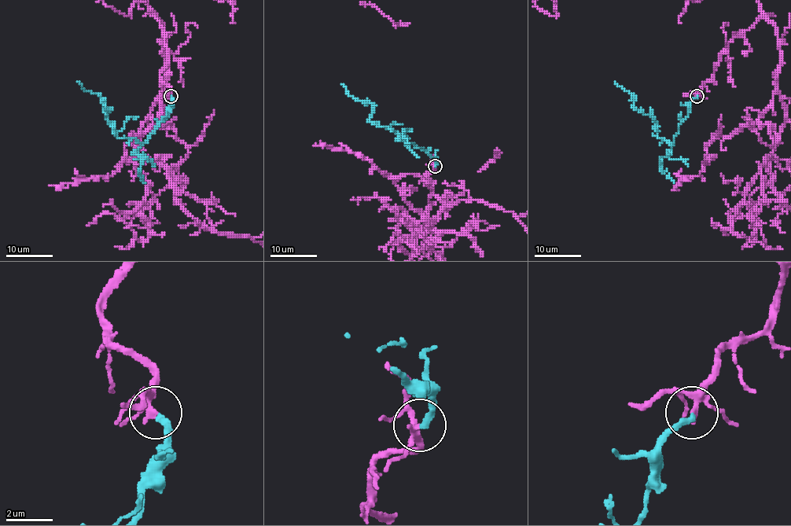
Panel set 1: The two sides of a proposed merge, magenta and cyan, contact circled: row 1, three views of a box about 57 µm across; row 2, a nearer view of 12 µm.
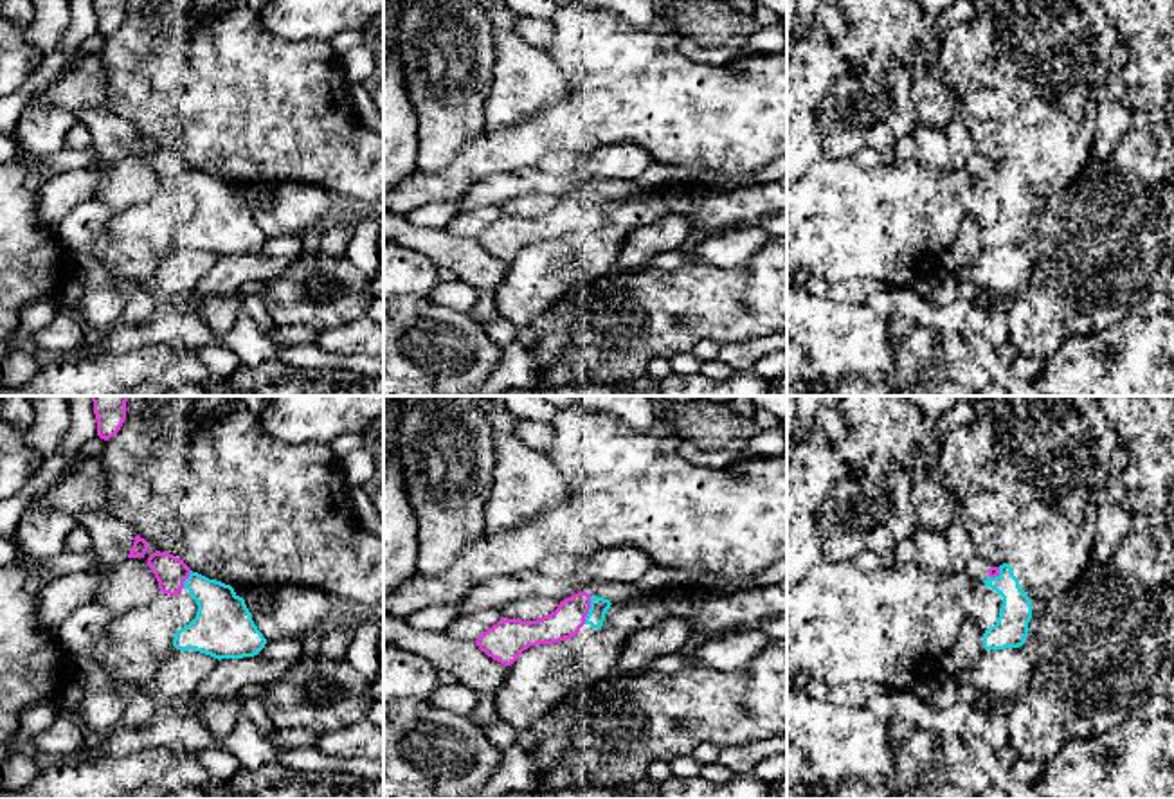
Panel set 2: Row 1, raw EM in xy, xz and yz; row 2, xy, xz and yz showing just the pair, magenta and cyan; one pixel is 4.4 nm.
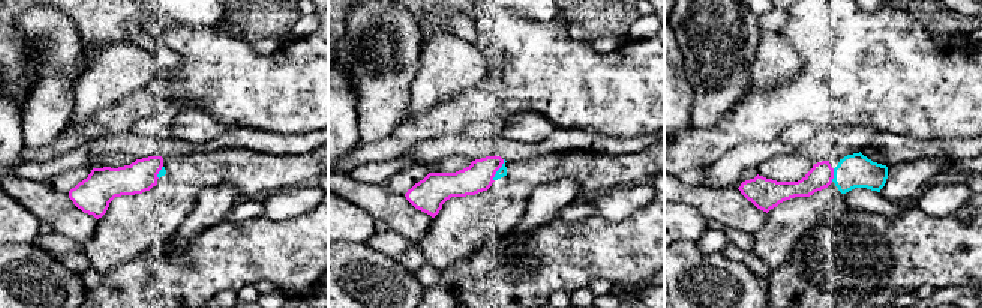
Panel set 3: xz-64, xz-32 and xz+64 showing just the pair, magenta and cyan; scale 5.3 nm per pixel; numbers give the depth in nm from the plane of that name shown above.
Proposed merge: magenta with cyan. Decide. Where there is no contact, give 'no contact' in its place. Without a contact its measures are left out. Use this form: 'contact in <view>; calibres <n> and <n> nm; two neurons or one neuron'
contact in xz; calibres 140 and 80 nm; one neuron

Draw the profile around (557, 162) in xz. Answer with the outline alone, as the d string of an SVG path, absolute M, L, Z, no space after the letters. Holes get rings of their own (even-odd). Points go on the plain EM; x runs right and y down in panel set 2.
M551 151L544 155L535 167L547 175L564 176L569 175L585 157L587 155L576 151Z

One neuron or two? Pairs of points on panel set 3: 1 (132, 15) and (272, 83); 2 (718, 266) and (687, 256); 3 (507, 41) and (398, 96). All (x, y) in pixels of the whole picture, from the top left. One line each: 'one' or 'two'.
1: two
2: one
3: two

